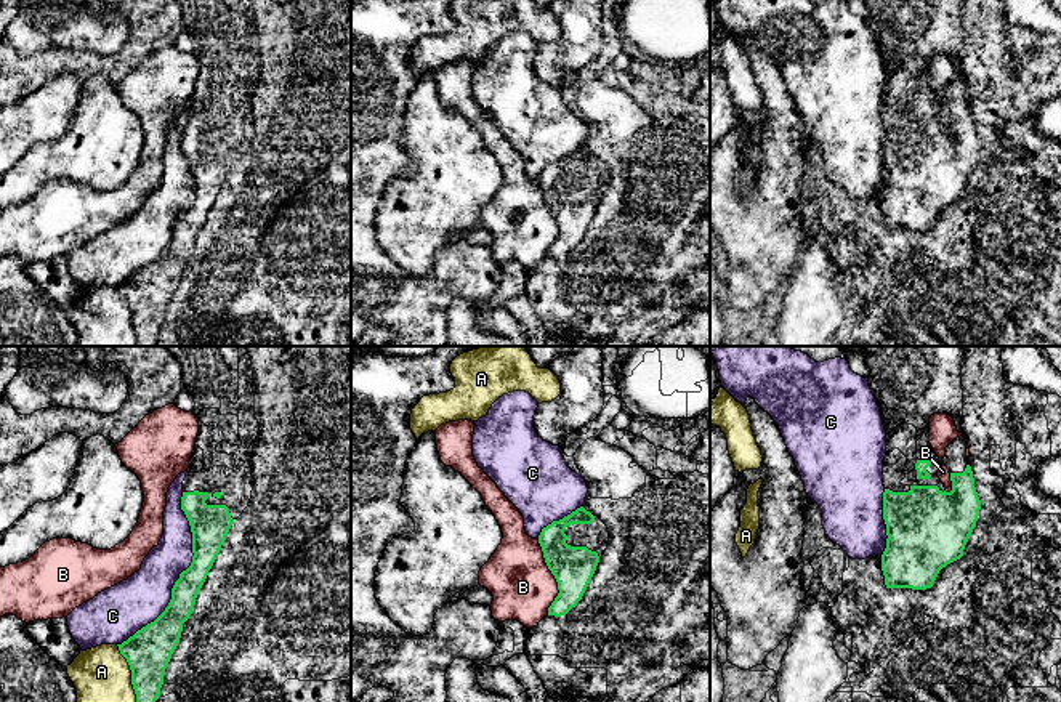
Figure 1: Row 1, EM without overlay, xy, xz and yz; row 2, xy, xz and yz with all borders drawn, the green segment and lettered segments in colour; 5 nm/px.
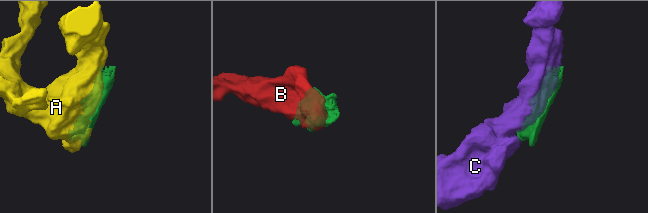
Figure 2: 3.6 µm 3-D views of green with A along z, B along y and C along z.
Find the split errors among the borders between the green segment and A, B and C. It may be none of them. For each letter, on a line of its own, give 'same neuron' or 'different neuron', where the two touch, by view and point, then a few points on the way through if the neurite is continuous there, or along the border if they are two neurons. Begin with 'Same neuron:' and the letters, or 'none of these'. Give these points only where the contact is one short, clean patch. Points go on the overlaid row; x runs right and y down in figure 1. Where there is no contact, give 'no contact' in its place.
Same neuron: none of these
A: different neuron; contact xy (132, 673)
B: different neuron; contact xz (555, 577)
C: different neuron; contact xy (180, 574)

